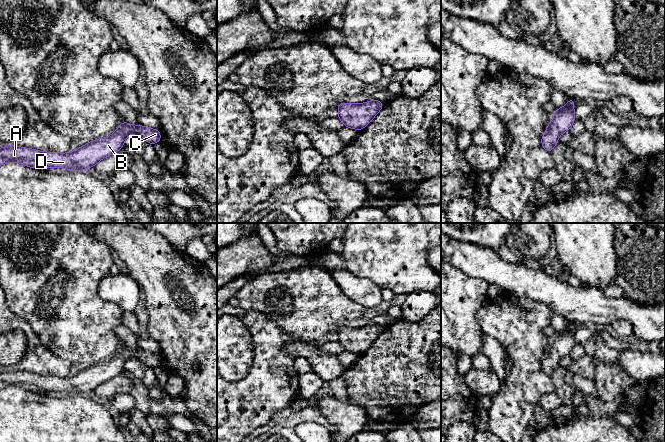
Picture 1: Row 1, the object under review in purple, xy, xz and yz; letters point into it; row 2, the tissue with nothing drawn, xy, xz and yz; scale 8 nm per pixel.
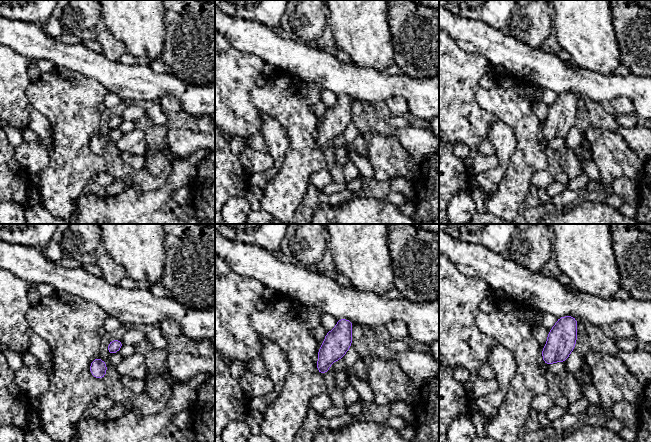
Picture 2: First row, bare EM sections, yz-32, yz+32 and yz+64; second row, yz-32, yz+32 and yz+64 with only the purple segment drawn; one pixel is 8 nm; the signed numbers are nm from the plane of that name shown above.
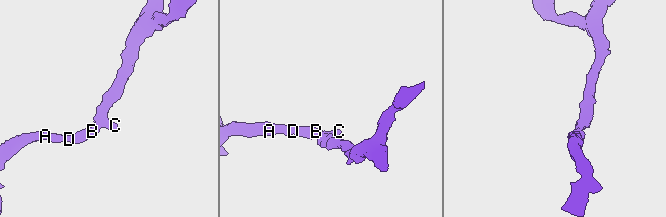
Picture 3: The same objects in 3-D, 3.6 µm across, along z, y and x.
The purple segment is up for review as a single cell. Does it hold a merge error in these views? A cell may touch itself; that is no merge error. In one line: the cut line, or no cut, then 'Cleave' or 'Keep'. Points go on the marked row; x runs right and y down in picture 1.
No split. Keep

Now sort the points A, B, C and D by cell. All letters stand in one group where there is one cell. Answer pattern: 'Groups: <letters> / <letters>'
Groups: A B C D

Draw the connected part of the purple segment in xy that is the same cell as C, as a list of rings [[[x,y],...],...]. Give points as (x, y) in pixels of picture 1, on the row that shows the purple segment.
[[[122,121],[118,129],[109,137],[90,141],[86,145],[79,147],[76,151],[68,153],[42,152],[31,148],[22,148],[16,145],[8,145],[0,148],[0,165],[10,162],[18,162],[27,167],[39,169],[40,167],[60,167],[67,168],[70,171],[84,171],[86,168],[94,167],[100,160],[113,154],[124,147],[124,140],[129,134],[136,134],[139,138],[154,145],[161,141],[161,132],[157,129],[151,129],[142,125],[130,125]]]

